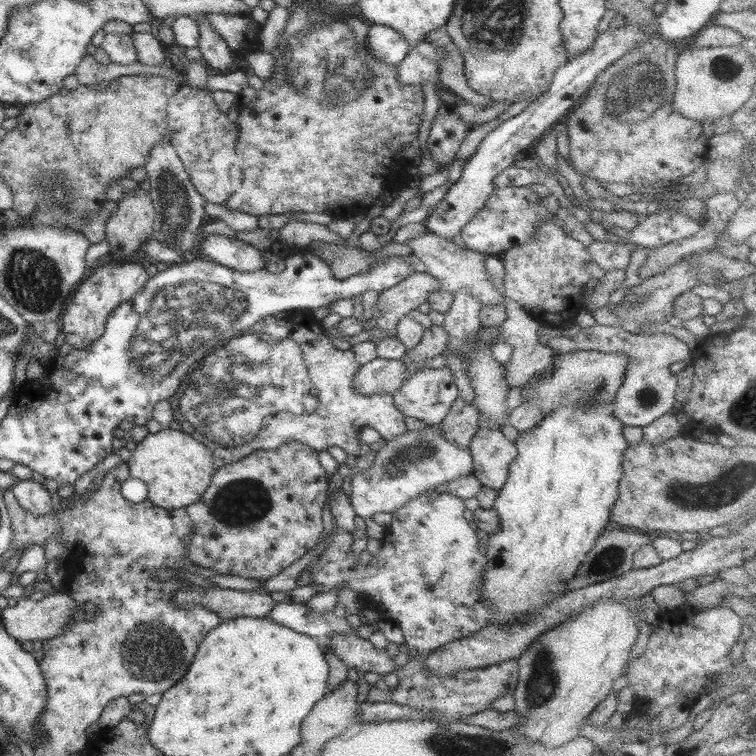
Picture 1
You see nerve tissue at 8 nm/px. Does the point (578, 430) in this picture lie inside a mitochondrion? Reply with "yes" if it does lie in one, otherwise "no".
no

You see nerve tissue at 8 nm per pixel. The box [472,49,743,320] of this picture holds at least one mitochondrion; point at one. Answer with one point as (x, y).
(629, 89)

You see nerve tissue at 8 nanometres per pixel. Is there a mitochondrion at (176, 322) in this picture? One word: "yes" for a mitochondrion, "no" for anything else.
yes

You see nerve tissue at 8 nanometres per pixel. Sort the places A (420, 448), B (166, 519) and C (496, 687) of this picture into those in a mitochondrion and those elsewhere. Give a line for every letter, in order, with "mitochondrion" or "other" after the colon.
A: mitochondrion
B: other
C: other

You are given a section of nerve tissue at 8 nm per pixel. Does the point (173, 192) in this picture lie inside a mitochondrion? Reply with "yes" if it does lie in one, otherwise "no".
yes

